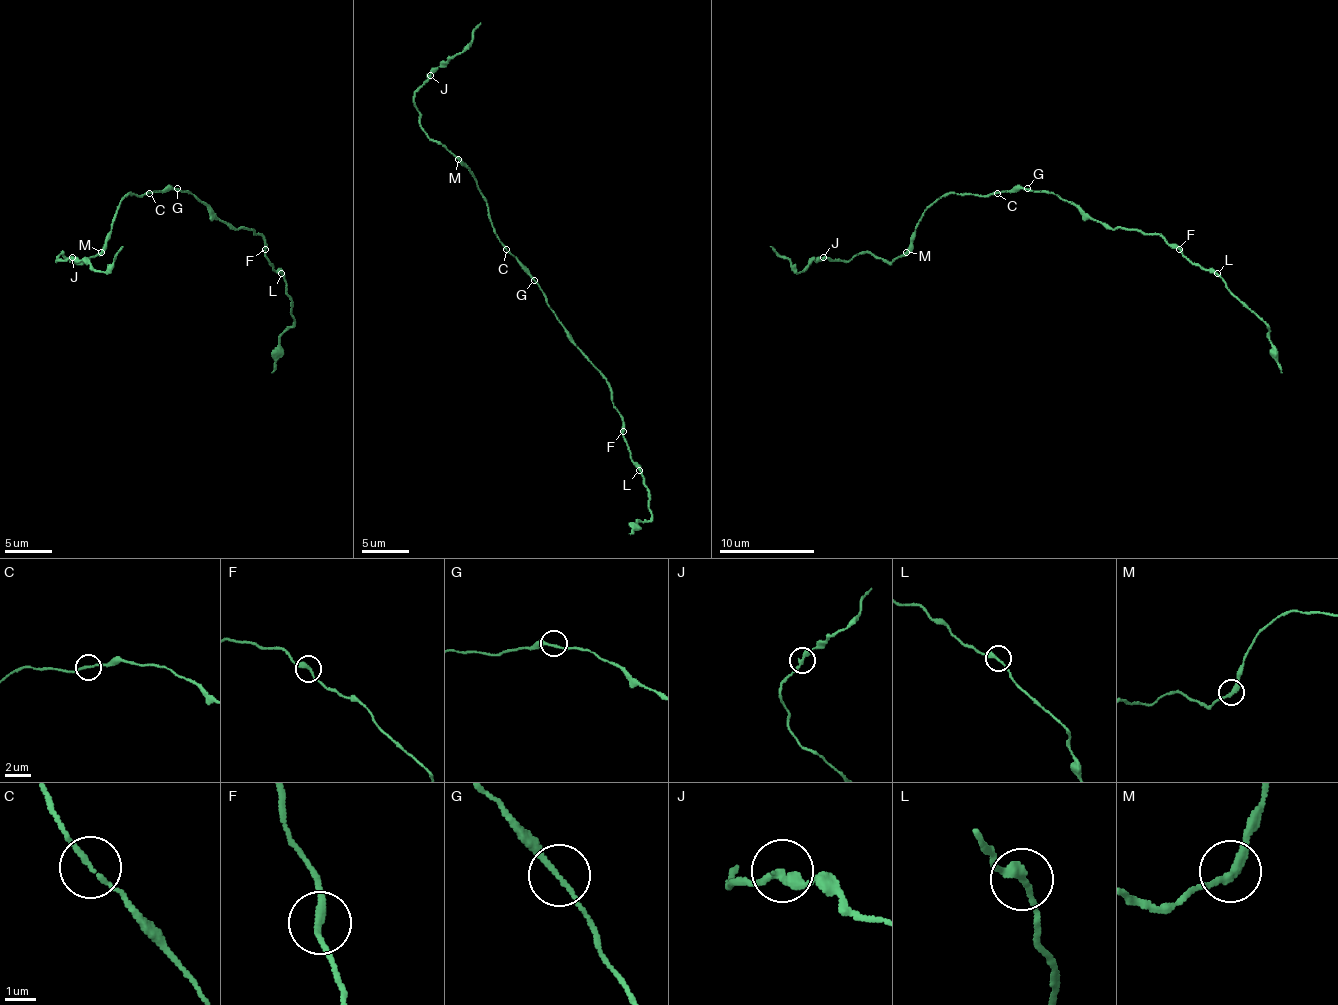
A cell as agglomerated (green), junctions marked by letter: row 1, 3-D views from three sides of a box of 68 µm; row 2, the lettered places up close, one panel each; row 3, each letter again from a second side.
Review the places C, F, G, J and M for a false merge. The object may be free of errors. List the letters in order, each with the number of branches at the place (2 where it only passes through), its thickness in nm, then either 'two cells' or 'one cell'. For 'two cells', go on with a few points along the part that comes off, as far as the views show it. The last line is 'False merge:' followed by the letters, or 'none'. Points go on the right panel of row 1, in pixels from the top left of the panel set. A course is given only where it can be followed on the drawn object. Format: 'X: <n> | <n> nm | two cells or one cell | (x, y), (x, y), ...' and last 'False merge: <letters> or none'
C: 2 | 150 nm | one cell
F: 2 | 280 nm | two cells | (1179, 249), (1191, 261), (1213, 271), (1265, 323), (1272, 356), (1281, 373)
G: 2 | 170 nm | one cell
J: 2 | 280 nm | one cell
M: 2 | 260 nm | one cell
False merge: F

